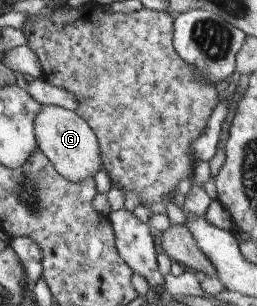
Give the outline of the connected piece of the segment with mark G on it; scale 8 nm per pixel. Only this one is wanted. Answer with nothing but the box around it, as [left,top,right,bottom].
[33,105,102,183]

